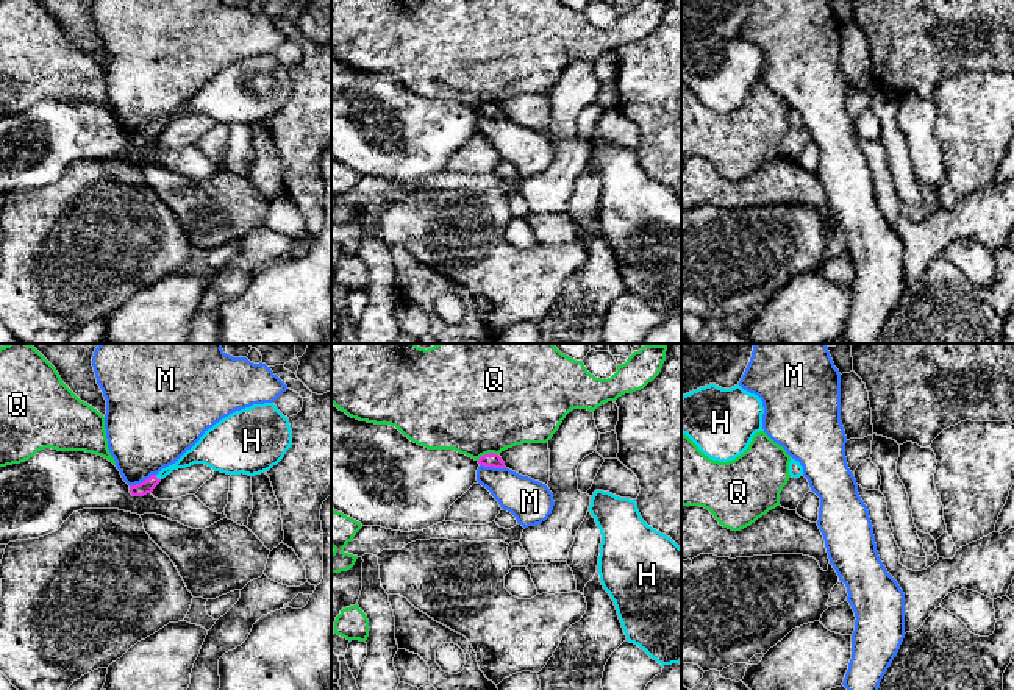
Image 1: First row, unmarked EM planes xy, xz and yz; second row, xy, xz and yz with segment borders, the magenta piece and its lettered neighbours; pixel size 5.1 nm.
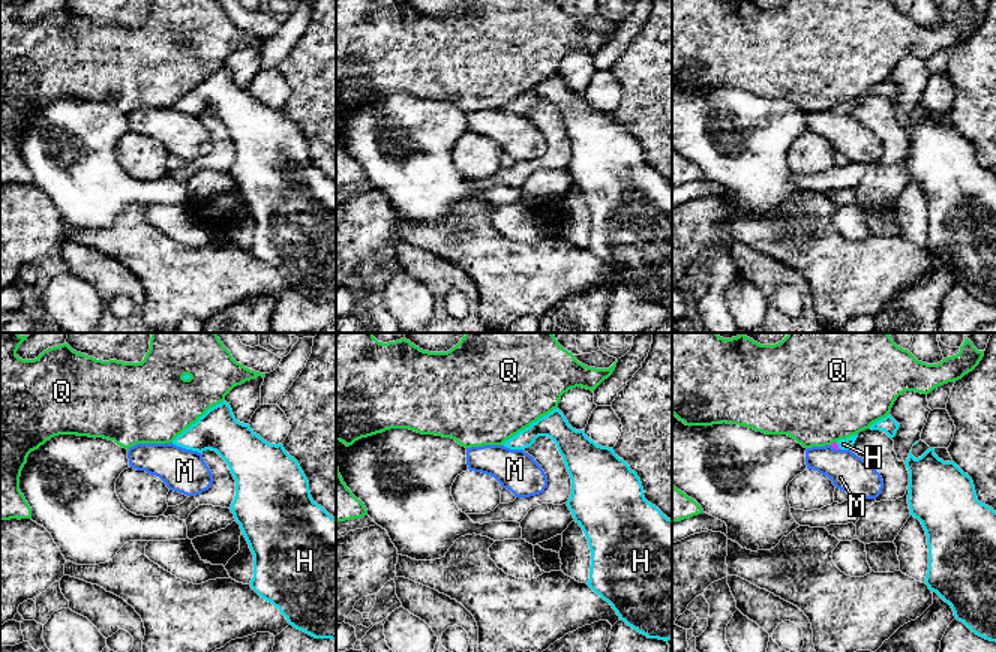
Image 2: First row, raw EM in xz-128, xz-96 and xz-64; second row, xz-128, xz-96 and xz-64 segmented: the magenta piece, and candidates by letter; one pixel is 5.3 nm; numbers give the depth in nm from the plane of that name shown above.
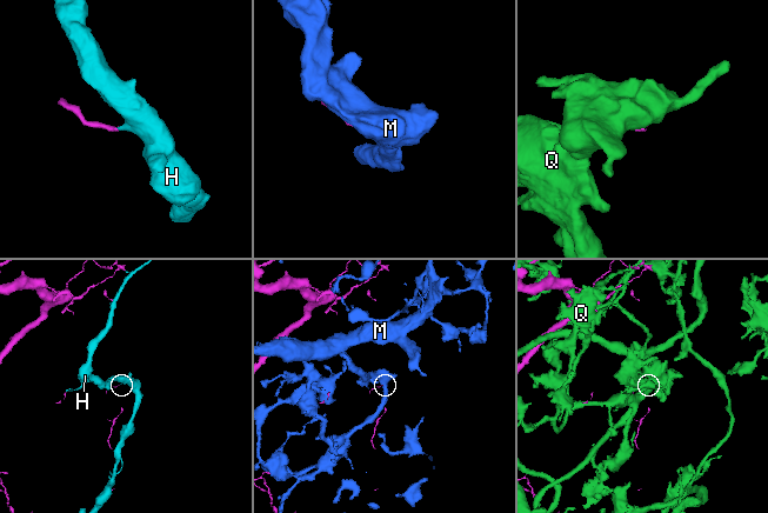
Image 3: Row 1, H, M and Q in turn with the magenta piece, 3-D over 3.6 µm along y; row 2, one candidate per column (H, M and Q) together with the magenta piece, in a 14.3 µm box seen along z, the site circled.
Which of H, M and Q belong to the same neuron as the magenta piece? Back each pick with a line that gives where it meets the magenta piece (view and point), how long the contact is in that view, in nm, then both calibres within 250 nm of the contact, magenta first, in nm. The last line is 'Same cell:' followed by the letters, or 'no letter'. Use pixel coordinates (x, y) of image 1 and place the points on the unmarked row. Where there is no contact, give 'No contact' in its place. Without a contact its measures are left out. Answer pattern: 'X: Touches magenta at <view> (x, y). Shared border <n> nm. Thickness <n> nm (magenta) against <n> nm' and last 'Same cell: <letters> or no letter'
H: Touches magenta at xy (157, 128). Shared border 40 nm. Thickness 70 nm (magenta) against 100 nm
Same cell: H

